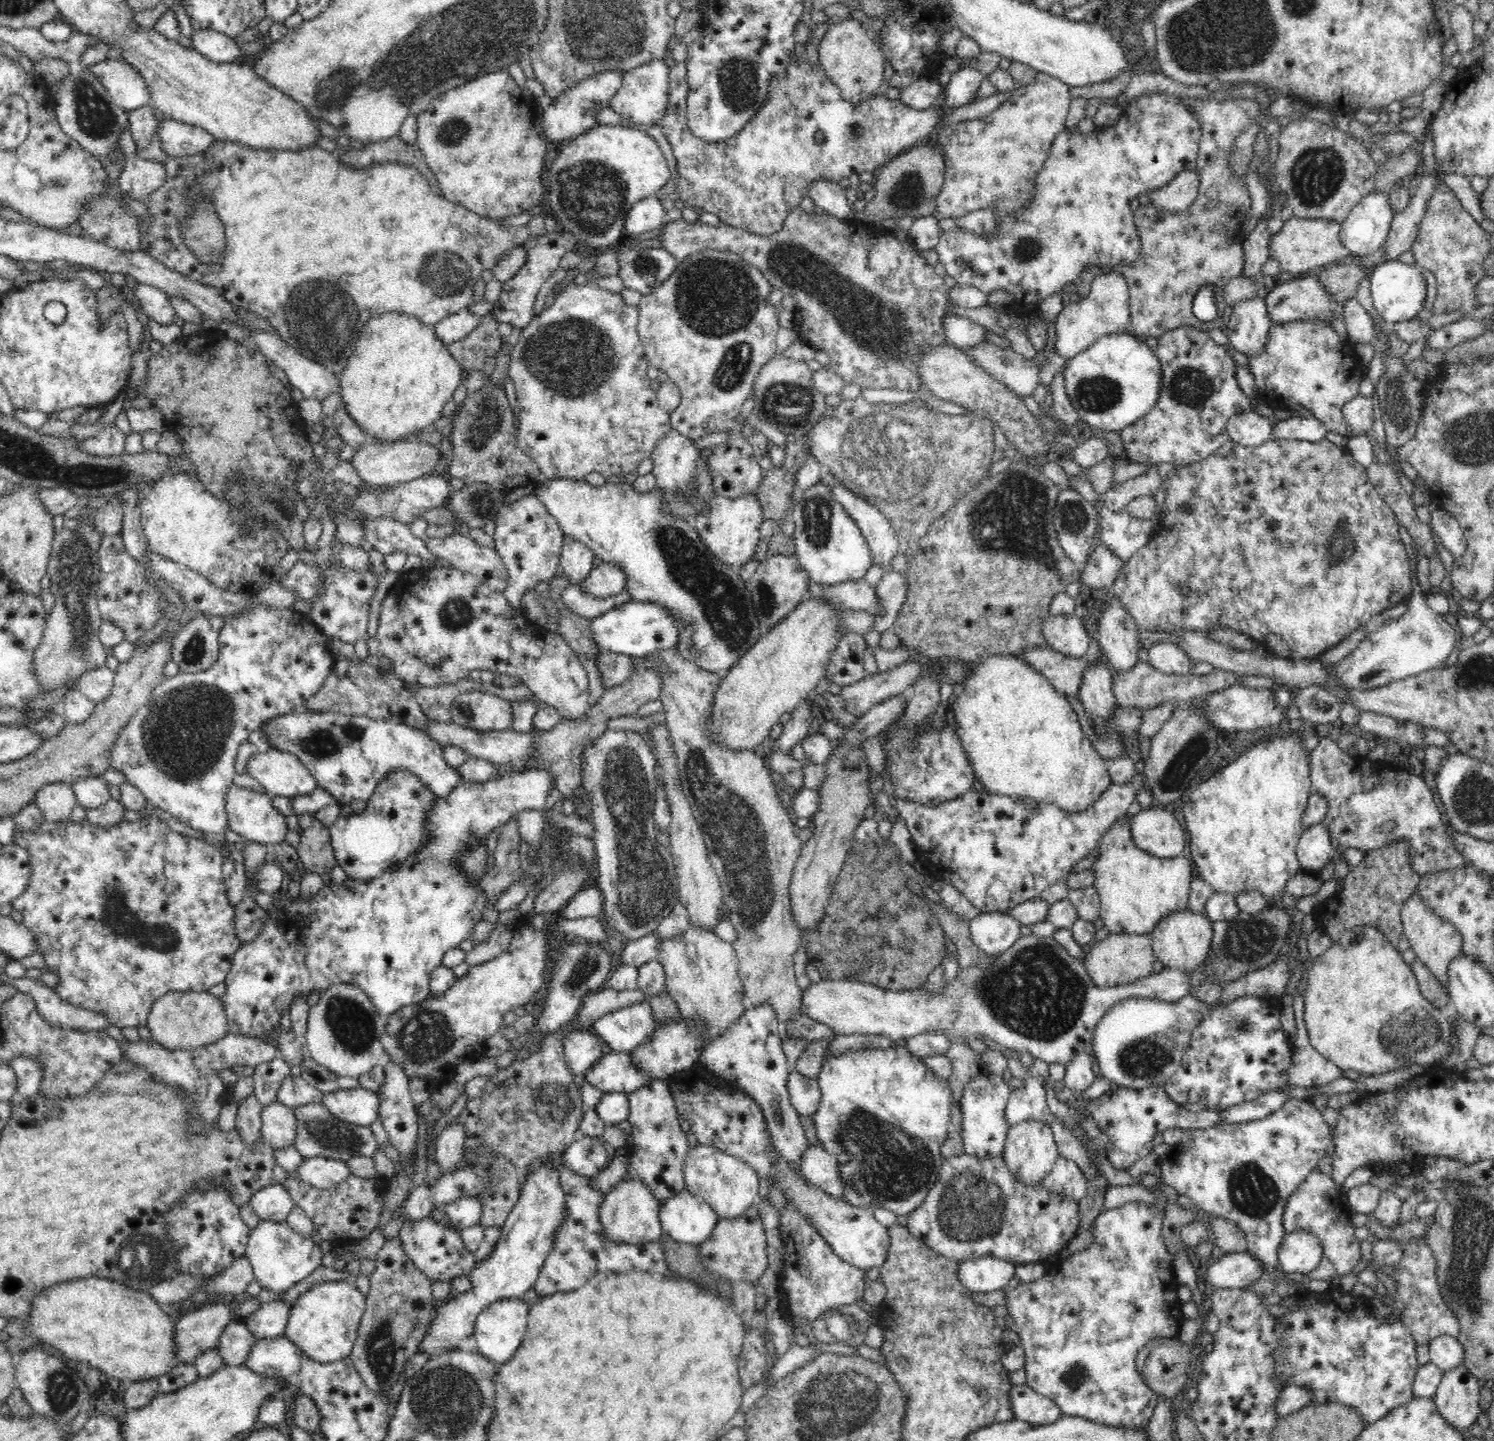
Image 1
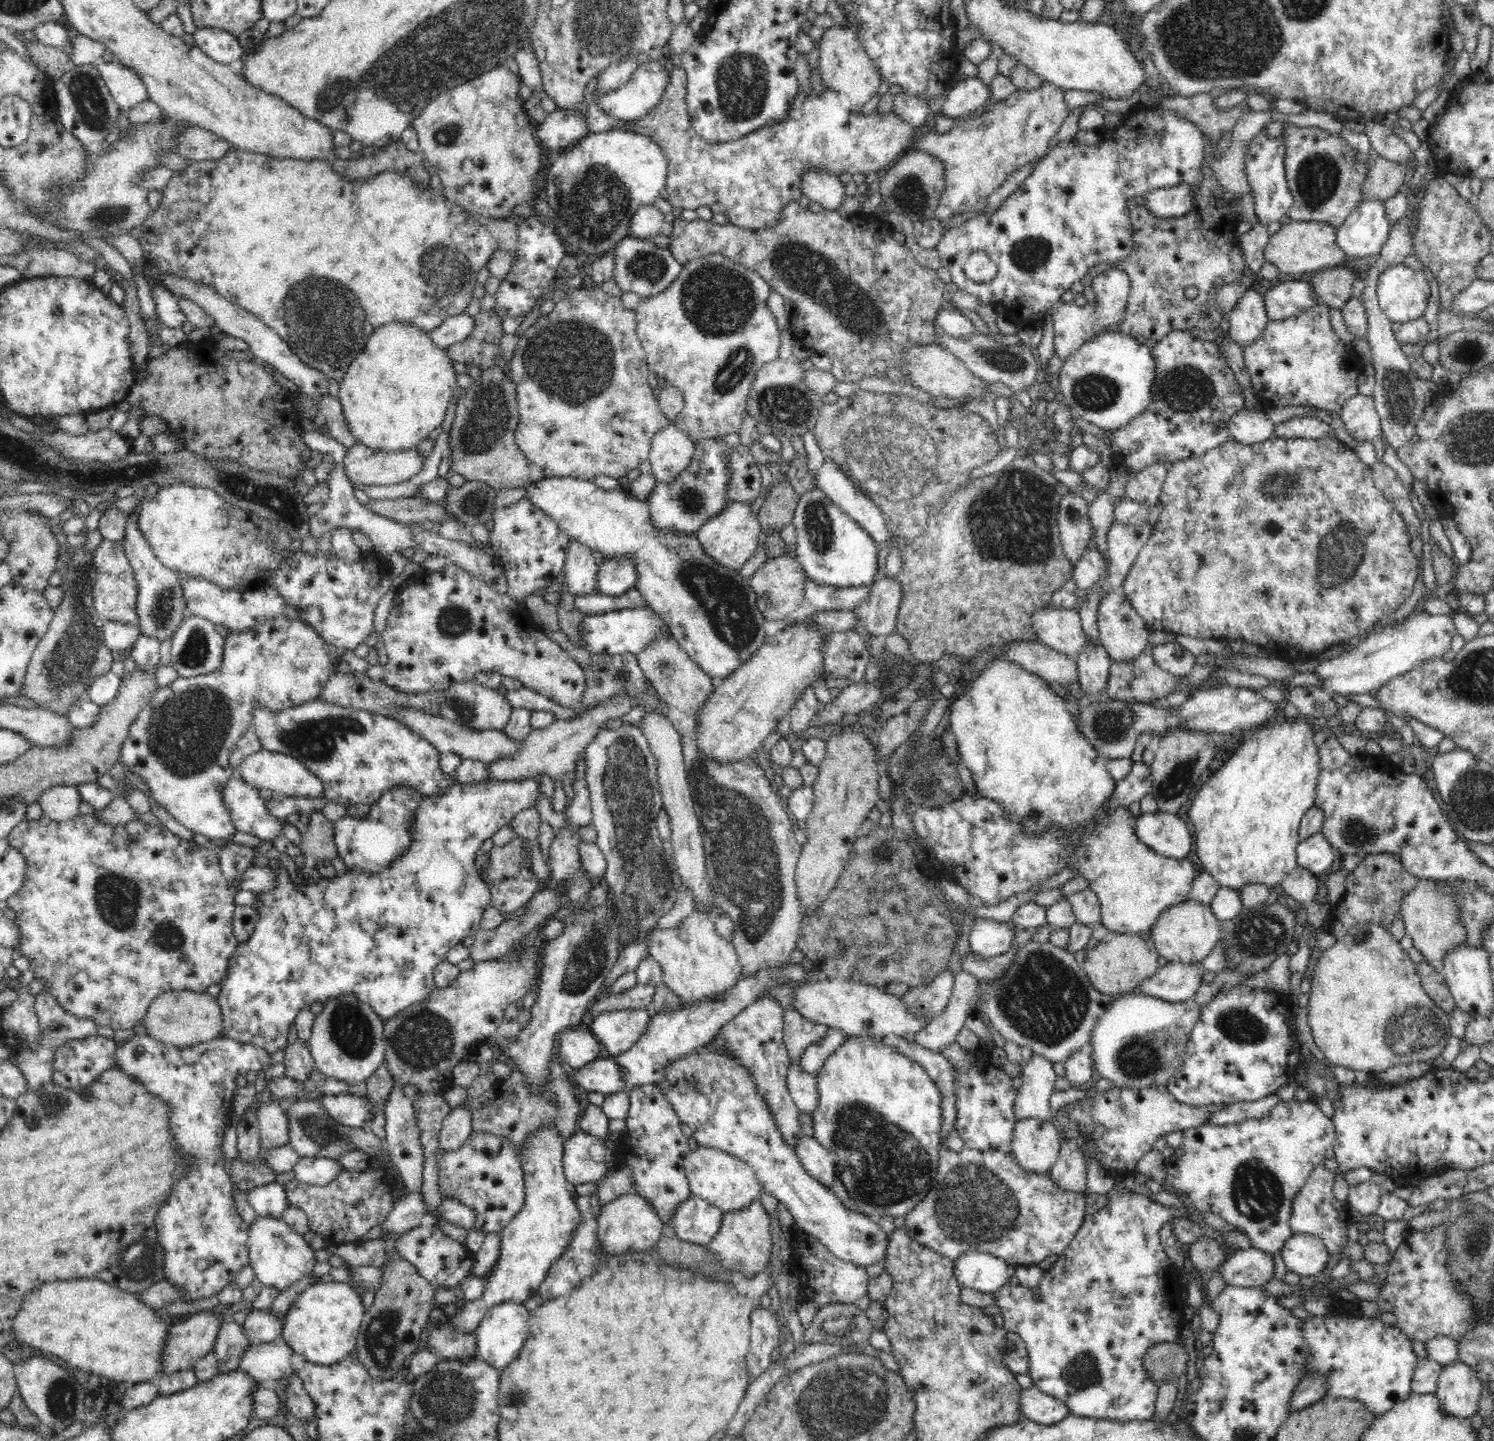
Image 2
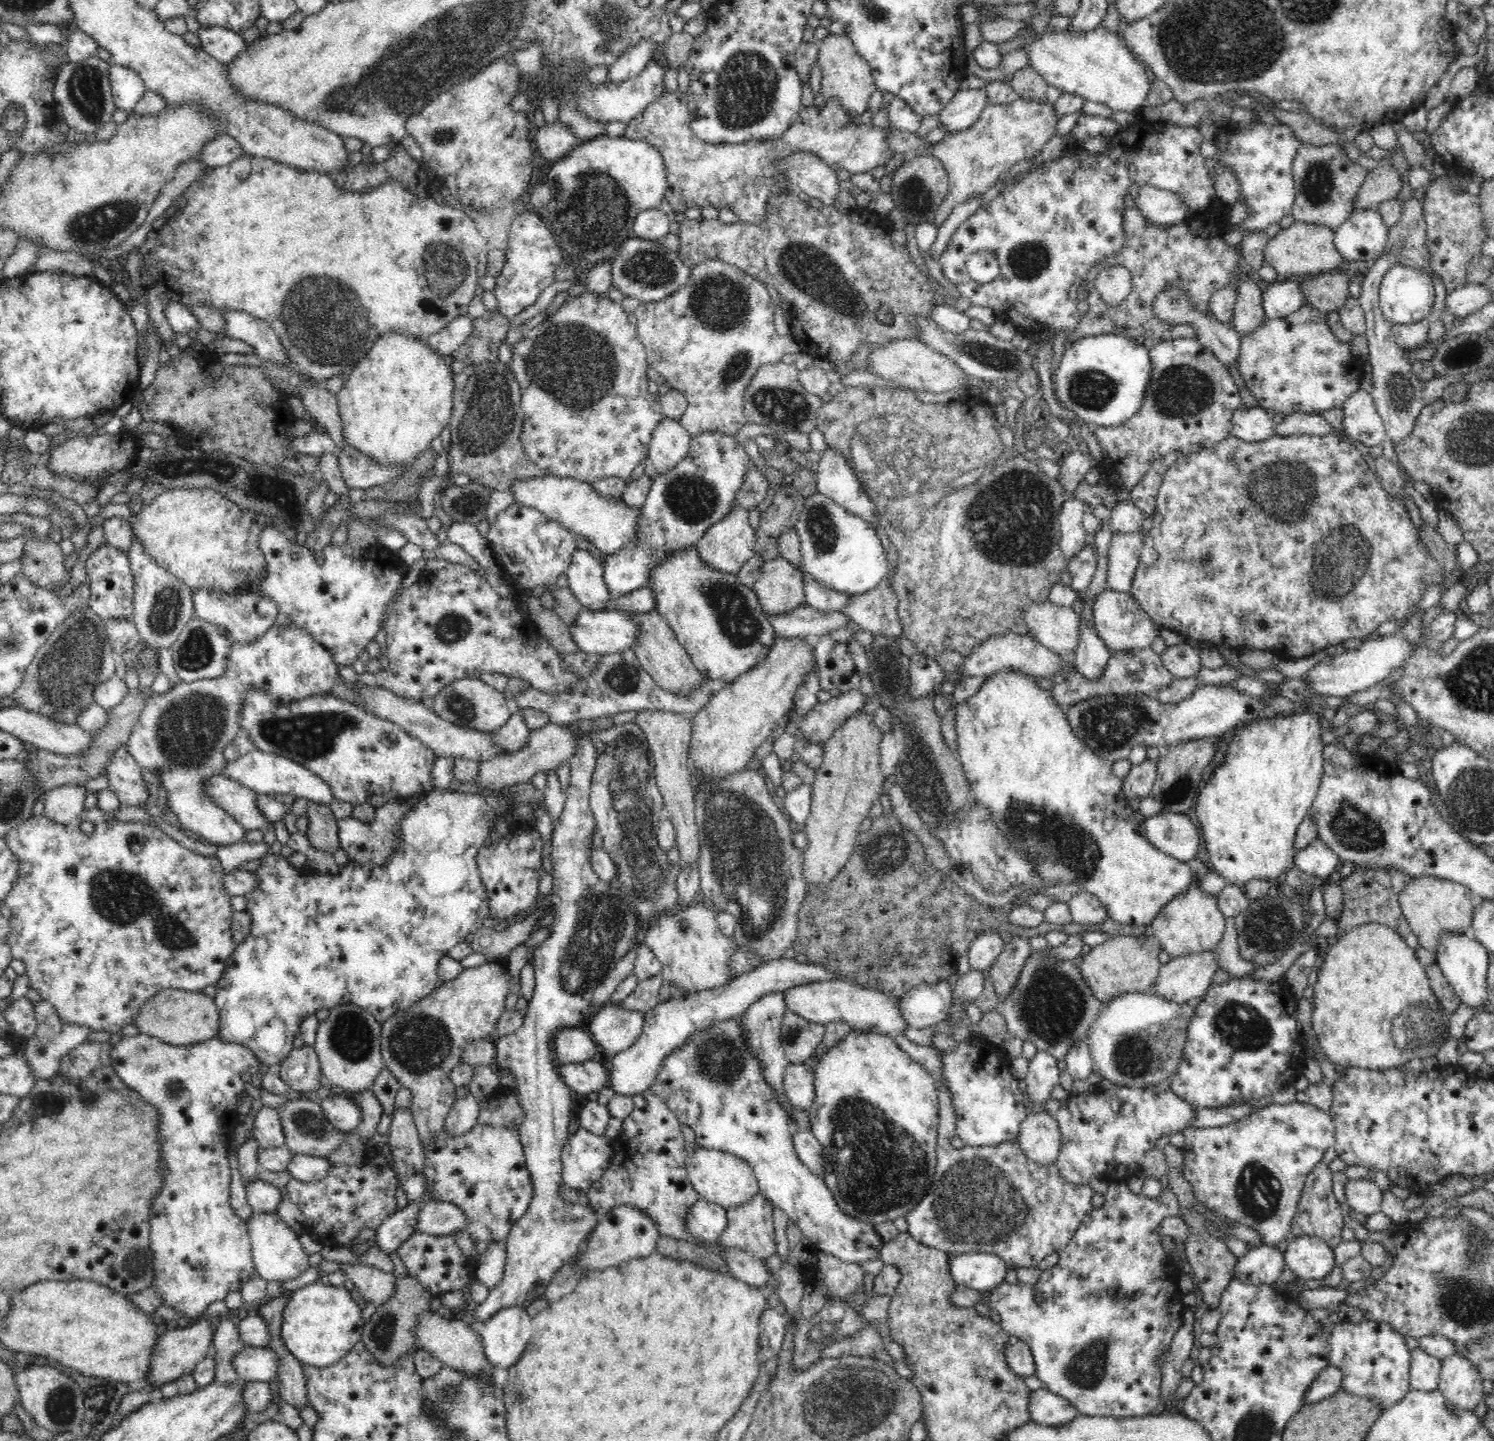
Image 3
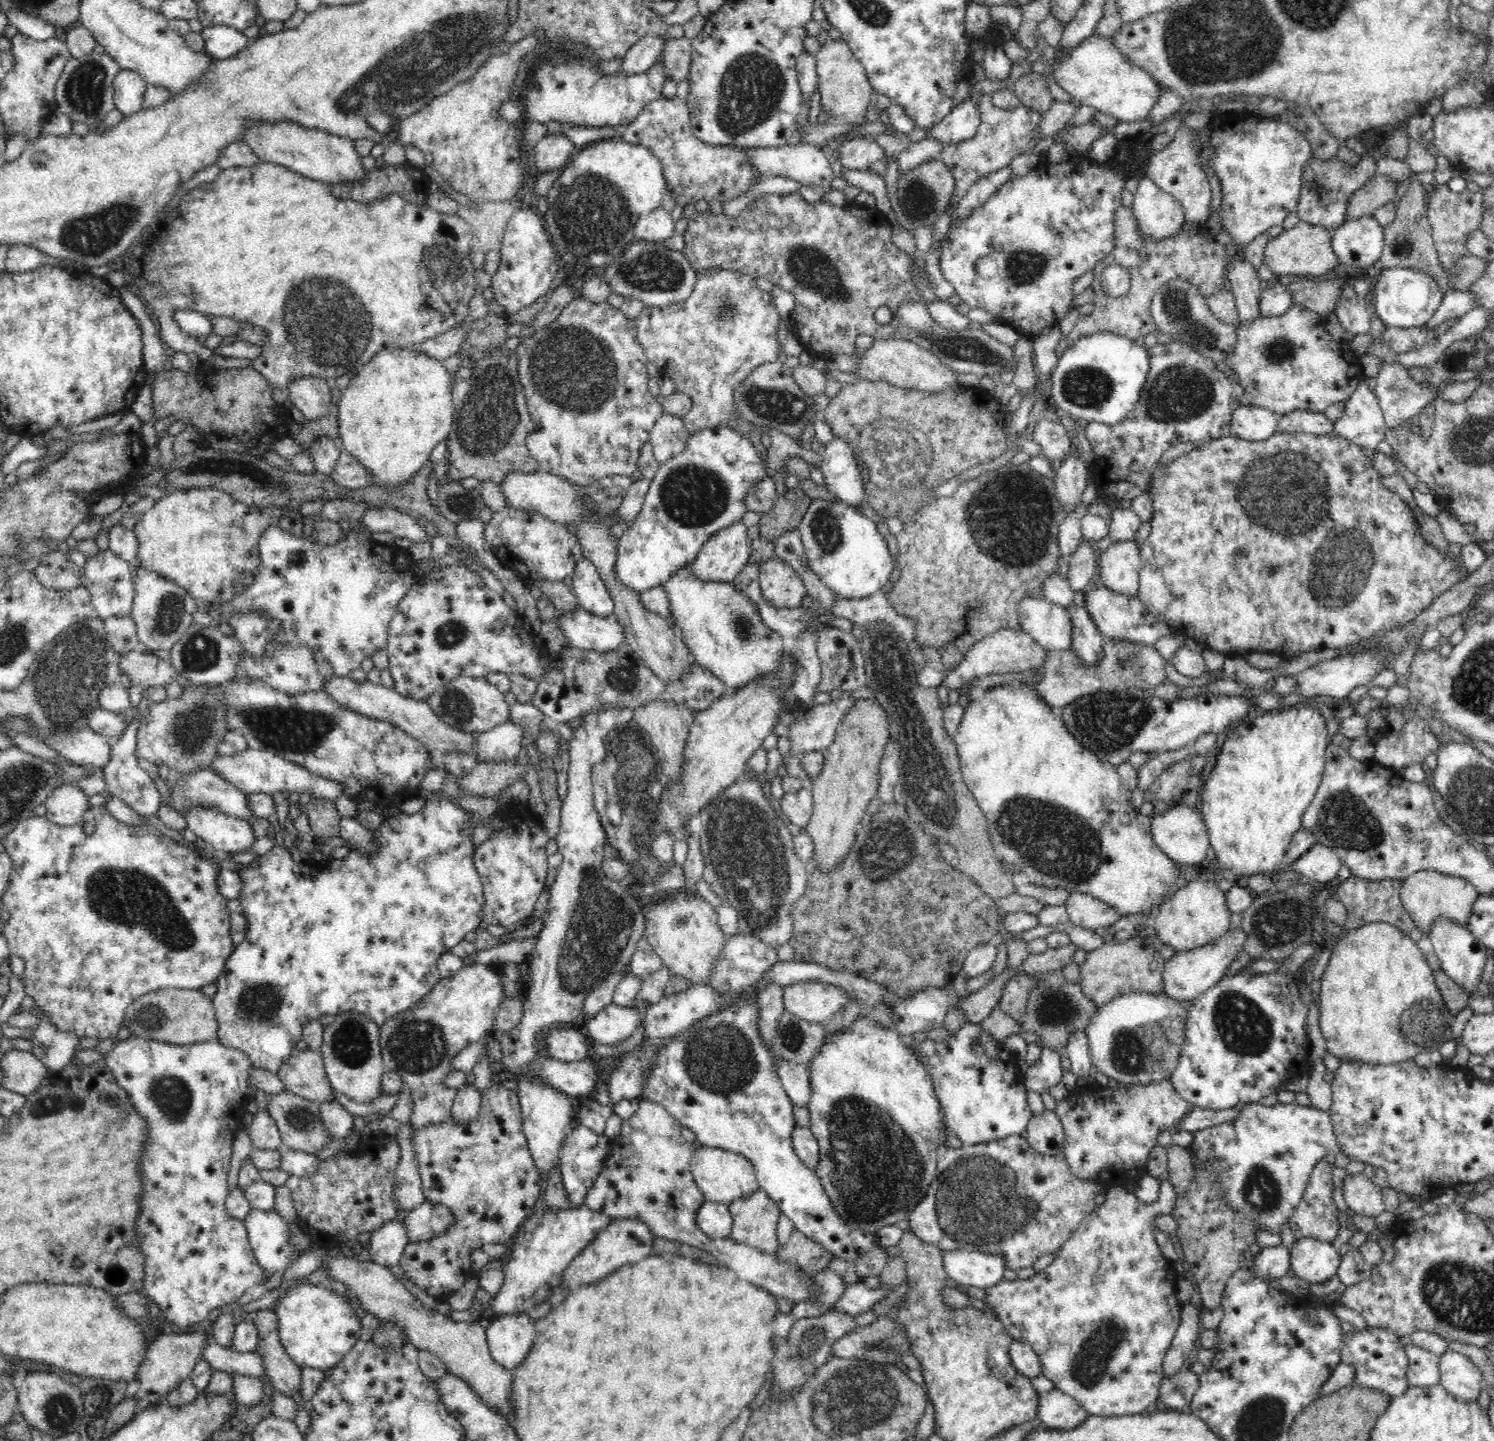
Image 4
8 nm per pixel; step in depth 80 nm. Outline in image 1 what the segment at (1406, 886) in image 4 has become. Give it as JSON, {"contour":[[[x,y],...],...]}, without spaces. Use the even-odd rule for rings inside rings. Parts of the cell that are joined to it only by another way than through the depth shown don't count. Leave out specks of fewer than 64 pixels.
{"contour":[[[1419,892],[1413,893],[1404,903],[1401,910],[1401,921],[1405,937],[1409,940],[1411,949],[1416,953],[1416,960],[1423,962],[1440,981],[1440,984],[1447,988],[1448,966],[1452,960],[1461,956],[1463,936],[1453,924],[1440,918],[1432,908],[1424,904]]]}

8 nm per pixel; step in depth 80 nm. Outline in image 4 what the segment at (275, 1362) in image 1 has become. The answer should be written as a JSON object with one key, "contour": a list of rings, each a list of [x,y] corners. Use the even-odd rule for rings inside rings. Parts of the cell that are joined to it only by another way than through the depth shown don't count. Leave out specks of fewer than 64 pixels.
{"contour":[[[212,1337],[206,1340],[202,1359],[210,1363],[212,1370],[220,1370],[228,1373],[239,1374],[240,1376],[263,1377],[264,1363],[262,1356],[252,1352],[238,1352],[233,1348],[220,1346]]]}

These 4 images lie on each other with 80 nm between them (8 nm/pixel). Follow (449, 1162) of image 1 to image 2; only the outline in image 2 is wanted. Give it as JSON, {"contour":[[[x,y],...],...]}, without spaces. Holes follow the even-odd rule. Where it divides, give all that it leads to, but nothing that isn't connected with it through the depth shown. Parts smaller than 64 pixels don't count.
{"contour":[[[467,1103],[451,1108],[439,1134],[440,1151],[448,1153],[462,1148],[472,1132],[472,1112],[468,1110]]]}

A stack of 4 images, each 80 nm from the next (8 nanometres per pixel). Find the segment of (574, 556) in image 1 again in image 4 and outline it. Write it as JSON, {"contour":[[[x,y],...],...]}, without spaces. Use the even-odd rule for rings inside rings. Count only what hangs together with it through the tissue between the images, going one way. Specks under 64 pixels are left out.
{"contour":[[[582,557],[575,564],[571,578],[573,592],[580,607],[602,617],[614,613],[615,604],[612,595],[604,585],[596,565],[588,560],[588,557]]]}

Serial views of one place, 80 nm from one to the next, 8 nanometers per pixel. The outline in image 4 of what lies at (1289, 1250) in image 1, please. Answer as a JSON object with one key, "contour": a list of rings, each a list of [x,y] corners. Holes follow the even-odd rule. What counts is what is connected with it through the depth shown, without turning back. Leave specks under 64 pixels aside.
{"contour":[[[1312,1237],[1296,1240],[1290,1246],[1291,1268],[1300,1286],[1318,1285],[1336,1275],[1341,1256],[1328,1242]]]}

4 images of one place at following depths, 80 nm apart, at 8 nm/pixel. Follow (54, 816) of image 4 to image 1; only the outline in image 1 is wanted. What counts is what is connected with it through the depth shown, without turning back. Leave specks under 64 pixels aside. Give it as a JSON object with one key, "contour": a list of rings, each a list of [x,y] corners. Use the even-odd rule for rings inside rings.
{"contour":[[[53,782],[40,787],[33,803],[42,811],[44,821],[47,822],[68,820],[77,805],[73,788],[63,782]]]}

